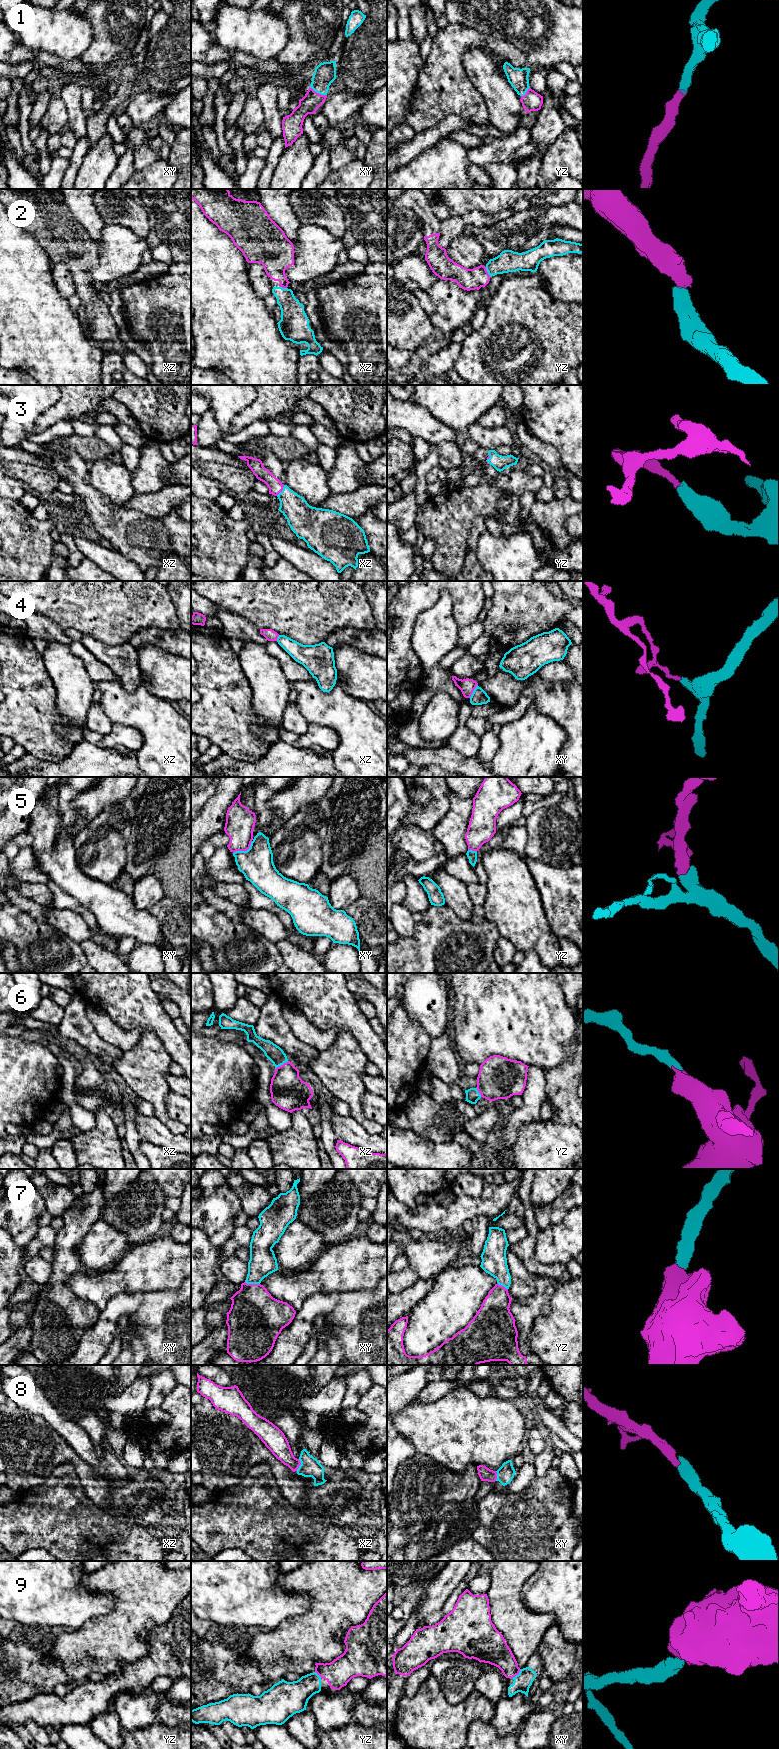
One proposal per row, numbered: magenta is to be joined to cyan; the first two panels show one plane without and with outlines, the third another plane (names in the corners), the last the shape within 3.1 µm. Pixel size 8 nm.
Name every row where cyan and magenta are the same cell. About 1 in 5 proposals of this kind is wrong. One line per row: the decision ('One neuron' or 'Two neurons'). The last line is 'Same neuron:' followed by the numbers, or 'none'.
1: One neuron
2: One neuron
3: One neuron
4: Two neurons
5: One neuron
6: One neuron
7: One neuron
8: One neuron
9: One neuron
Same neuron: 1, 2, 3, 5, 6, 7, 8, 9

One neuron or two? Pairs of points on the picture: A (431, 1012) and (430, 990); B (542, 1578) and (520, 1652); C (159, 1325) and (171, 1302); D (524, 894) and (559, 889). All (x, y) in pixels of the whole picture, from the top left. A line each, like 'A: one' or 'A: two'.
A: one
B: two
C: one
D: two

